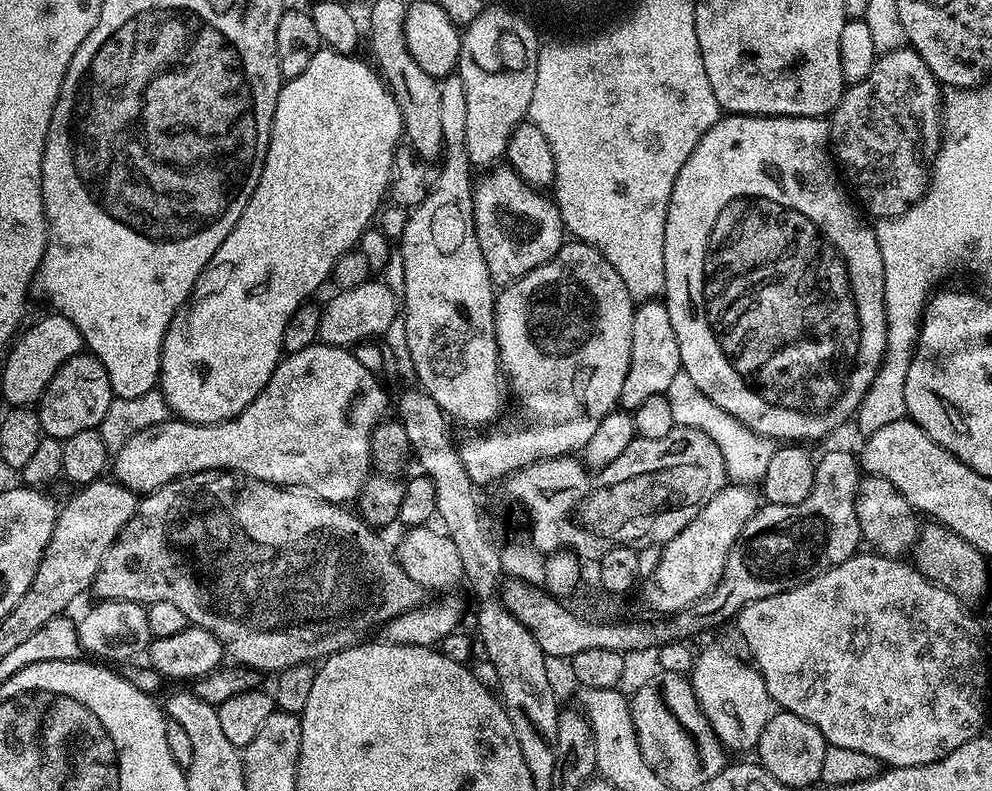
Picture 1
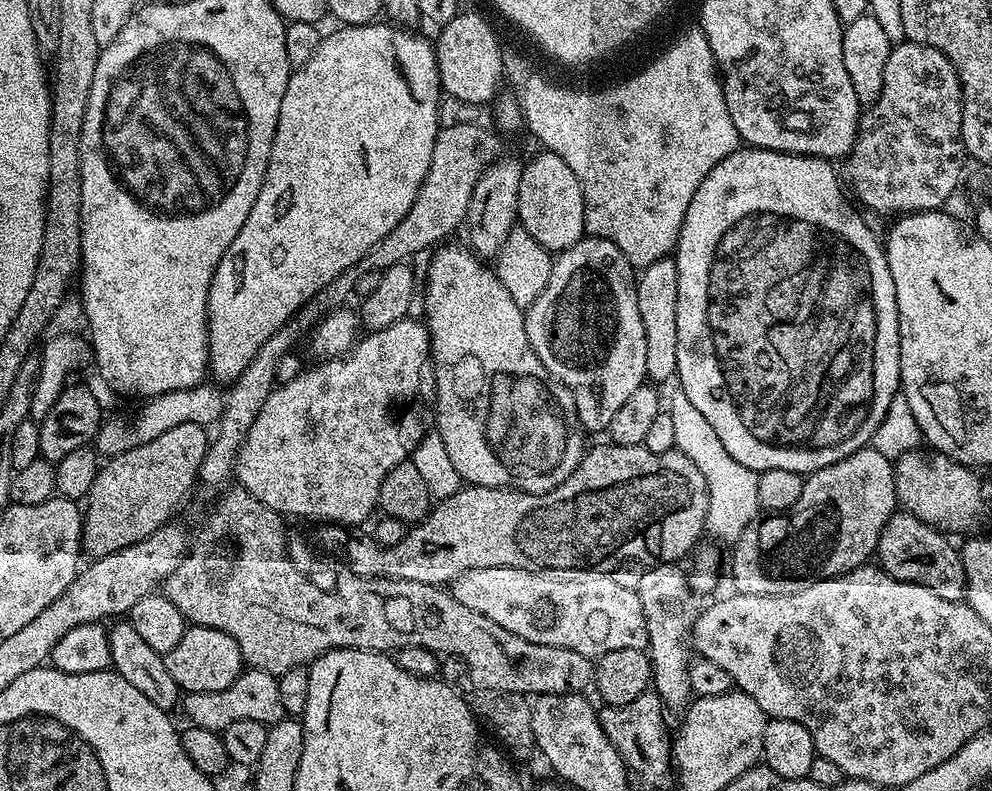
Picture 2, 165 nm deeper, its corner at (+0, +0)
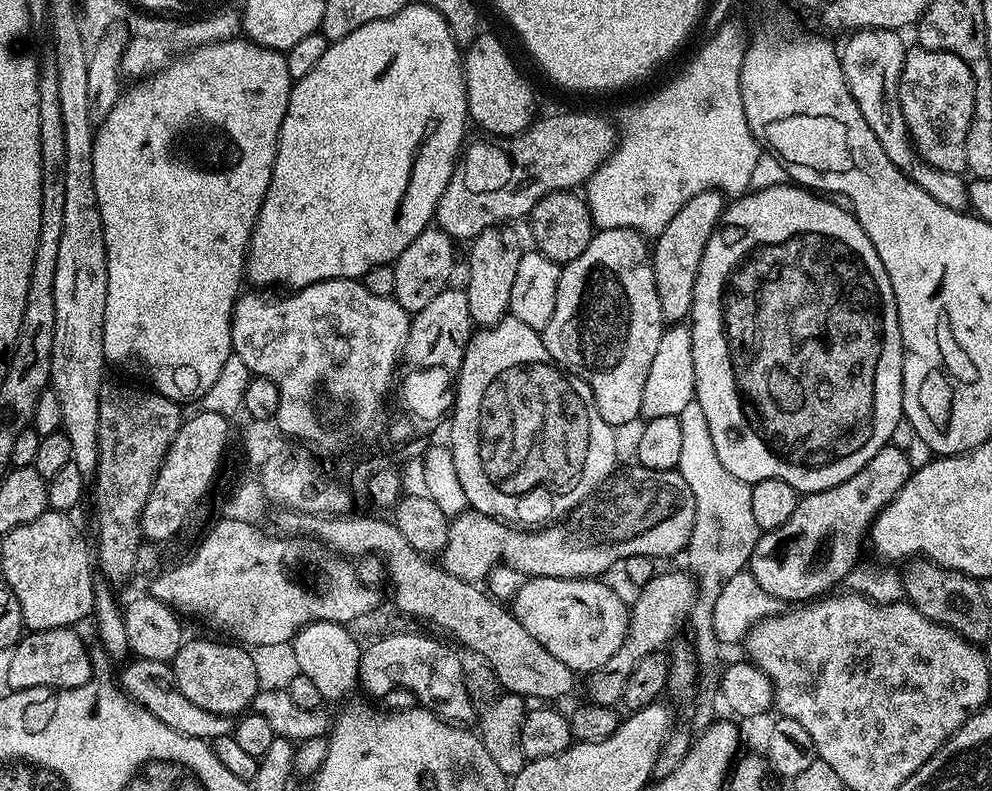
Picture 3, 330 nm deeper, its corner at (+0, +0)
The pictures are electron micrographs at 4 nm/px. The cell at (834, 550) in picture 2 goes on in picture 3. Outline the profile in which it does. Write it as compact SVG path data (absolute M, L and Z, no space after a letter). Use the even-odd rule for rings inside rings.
M888 443L882 450L878 450L878 454L874 454L874 458L870 458L870 462L866 462L866 466L862 466L862 470L858 470L858 474L854 474L854 478L846 478L846 482L830 490L801 495L797 499L794 514L790 514L787 522L782 522L782 526L774 530L760 533L747 567L747 571L752 572L758 580L758 585L781 602L811 602L831 593L835 584L843 585L847 575L861 559L860 547L863 544L865 547L866 537L876 516L912 477L914 464L908 461L908 455L905 449L895 448L893 444Z

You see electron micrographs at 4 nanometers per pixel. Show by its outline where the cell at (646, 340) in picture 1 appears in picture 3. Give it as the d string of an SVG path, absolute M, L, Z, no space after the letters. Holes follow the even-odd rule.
M713 190L694 194L670 223L655 237L651 245L652 269L654 270L654 286L658 290L658 306L662 308L662 318L669 325L679 324L692 311L694 302L694 282L698 278L698 266L702 262L702 254L706 250L706 242L710 242L710 234L720 223L726 197L723 191Z

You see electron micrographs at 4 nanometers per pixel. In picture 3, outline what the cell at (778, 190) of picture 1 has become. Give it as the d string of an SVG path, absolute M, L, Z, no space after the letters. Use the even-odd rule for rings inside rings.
M792 182L783 183L772 184L769 188L757 187L733 199L710 234L710 242L706 242L702 262L698 266L698 278L694 282L694 302L690 313L695 399L706 414L706 426L710 426L714 450L718 450L722 466L726 466L734 478L745 480L750 485L766 478L778 478L782 482L790 482L797 493L807 494L830 490L846 482L846 478L854 478L854 474L858 474L858 470L862 470L878 450L890 443L894 426L904 419L904 347L894 290L890 286L886 266L882 266L882 258L878 258L878 250L874 250L874 242L866 238L866 230L862 230L856 217L843 203Z

